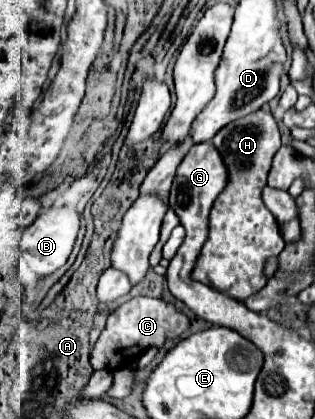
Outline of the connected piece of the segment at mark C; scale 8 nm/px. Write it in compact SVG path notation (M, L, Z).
M138 296L128 302L124 302L120 308L116 308L108 320L106 328L102 330L94 354L90 358L94 370L118 370L130 366L146 348L162 348L166 340L180 336L190 326L190 320L186 314L174 308L174 304L168 304L160 298L146 298Z

